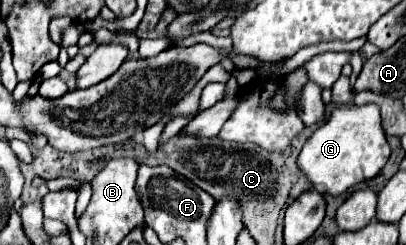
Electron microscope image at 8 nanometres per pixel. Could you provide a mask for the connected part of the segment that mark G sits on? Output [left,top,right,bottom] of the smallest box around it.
[298,104,390,196]

